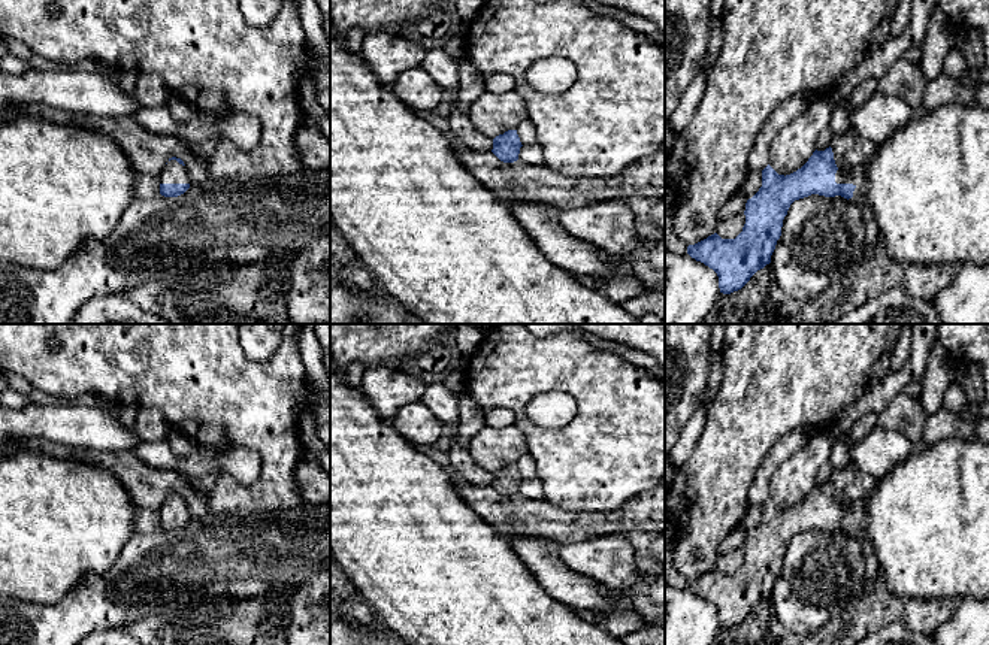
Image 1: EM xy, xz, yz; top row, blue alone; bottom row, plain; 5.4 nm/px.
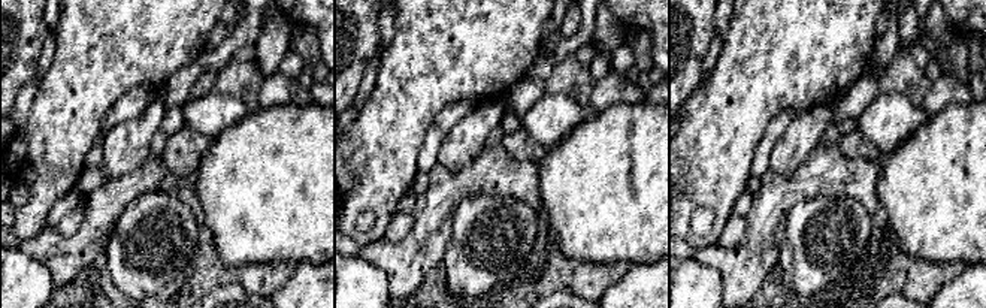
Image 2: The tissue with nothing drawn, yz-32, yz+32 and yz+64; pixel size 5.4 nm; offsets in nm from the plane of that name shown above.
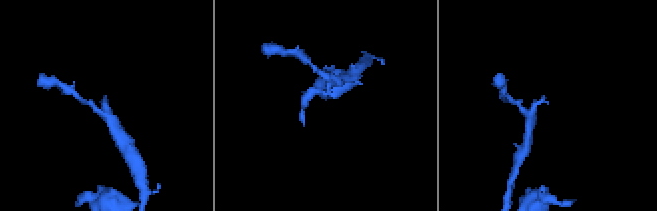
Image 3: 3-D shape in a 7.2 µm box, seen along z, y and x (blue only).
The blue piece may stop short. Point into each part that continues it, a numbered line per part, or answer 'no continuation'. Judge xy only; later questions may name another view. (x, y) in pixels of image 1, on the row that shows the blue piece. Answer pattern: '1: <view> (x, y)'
1: xy (174, 172)

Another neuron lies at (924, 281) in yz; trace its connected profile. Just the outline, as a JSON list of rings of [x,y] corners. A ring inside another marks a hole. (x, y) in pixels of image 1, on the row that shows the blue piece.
[[[958,263],[908,264],[902,276],[902,288],[913,297],[932,300],[938,291],[950,285],[961,270]]]

